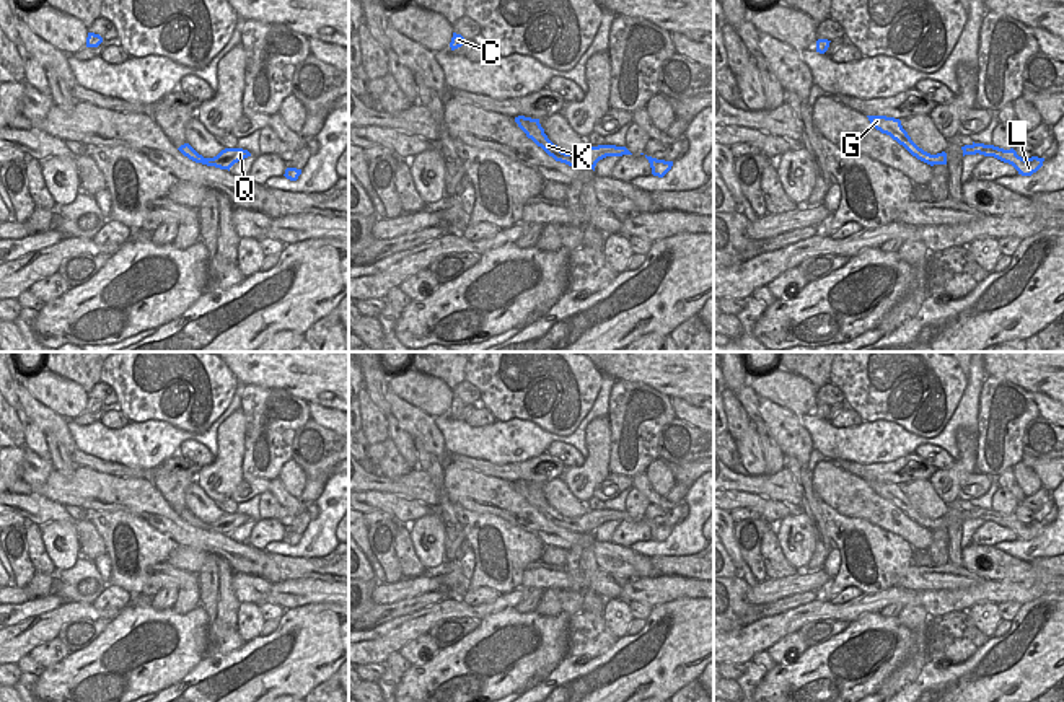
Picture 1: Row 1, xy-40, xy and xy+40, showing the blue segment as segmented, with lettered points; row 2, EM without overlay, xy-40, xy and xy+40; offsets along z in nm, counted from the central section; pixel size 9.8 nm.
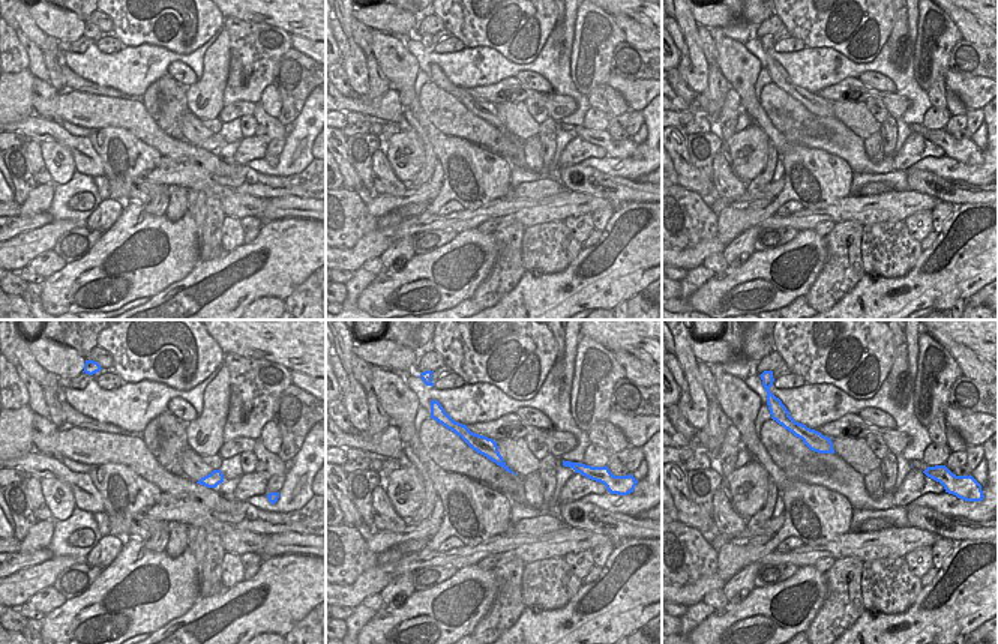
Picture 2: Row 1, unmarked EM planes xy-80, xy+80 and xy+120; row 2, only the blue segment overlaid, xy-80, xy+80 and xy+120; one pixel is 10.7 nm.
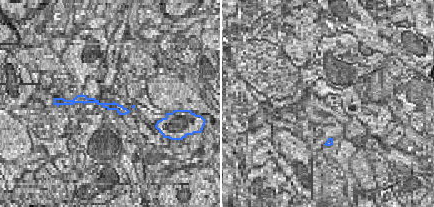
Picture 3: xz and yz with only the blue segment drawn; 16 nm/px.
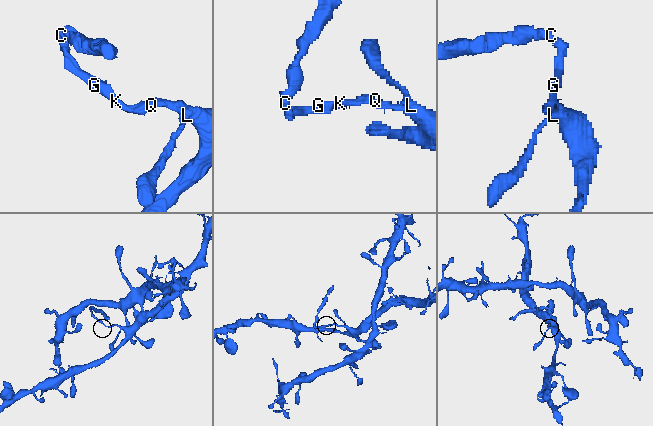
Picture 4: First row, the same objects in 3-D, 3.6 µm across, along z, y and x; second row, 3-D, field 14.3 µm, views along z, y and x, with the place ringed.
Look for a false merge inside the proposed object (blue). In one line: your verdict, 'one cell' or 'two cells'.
two cells

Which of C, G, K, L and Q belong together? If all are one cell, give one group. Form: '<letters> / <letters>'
C G K / L Q

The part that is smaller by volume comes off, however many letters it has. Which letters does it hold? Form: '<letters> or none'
C, G, K

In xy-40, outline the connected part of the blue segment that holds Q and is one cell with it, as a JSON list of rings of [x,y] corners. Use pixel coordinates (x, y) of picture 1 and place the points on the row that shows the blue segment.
[[[225,148],[217,156],[204,161],[204,165],[230,171],[230,168],[235,163],[238,163],[238,161],[248,158],[248,156],[251,156],[251,153],[248,150],[243,150],[243,148]]]

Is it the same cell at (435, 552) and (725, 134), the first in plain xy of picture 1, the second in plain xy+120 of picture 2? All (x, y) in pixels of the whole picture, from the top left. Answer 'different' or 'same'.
different

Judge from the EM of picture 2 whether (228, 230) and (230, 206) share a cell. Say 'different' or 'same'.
different

